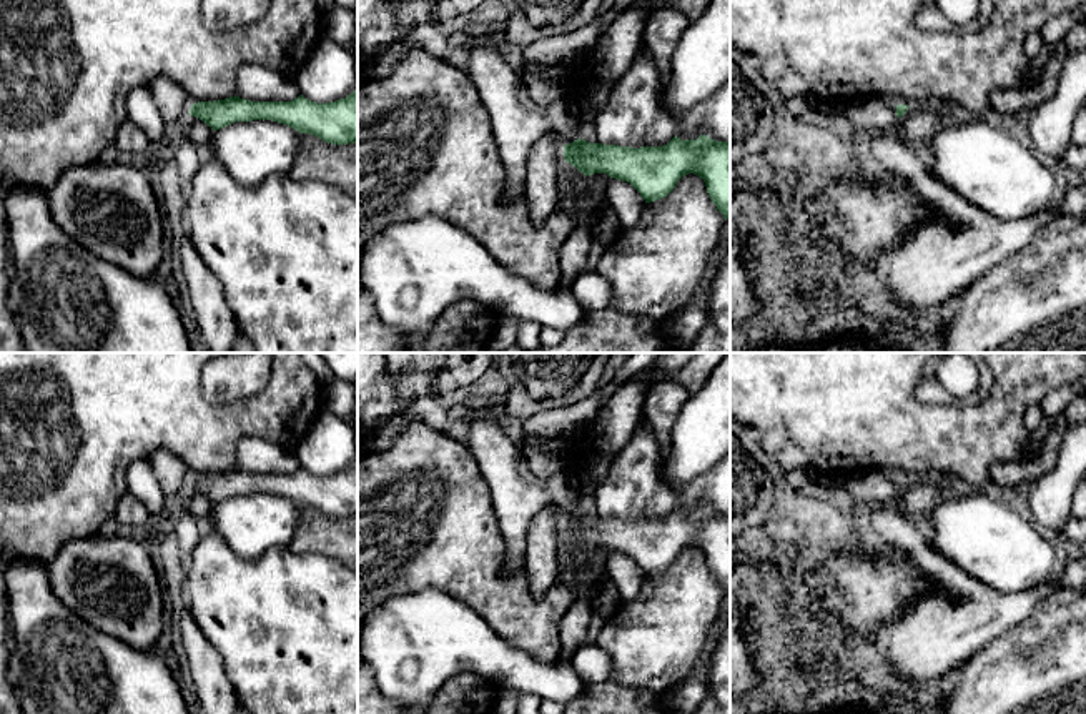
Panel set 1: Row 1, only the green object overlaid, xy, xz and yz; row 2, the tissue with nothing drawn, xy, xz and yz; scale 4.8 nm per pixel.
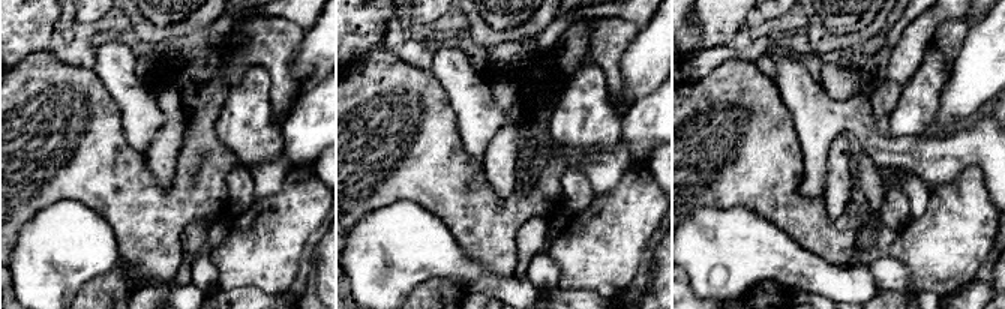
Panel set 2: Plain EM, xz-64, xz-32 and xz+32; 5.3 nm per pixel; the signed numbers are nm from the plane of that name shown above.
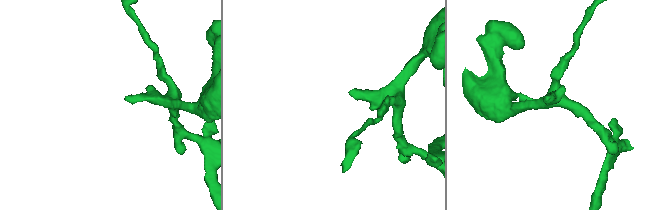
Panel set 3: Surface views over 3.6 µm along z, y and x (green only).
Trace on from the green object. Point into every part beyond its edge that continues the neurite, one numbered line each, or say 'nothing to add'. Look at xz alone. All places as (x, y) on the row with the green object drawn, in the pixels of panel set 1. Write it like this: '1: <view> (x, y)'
1: xz (518, 122)

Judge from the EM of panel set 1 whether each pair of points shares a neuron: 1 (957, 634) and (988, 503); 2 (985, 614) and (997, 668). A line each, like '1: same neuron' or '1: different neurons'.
1: different neurons
2: different neurons

